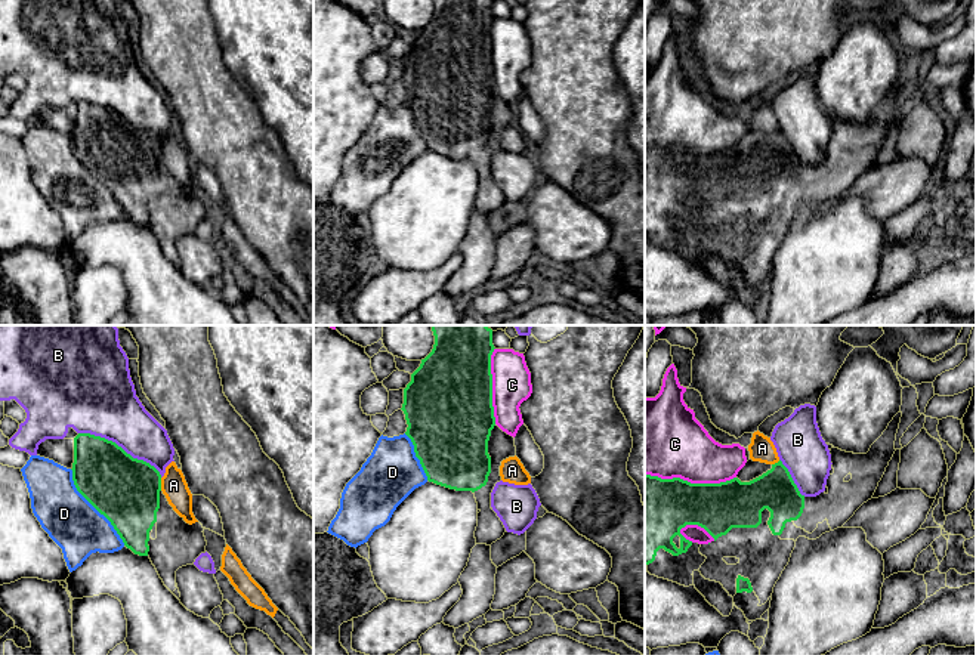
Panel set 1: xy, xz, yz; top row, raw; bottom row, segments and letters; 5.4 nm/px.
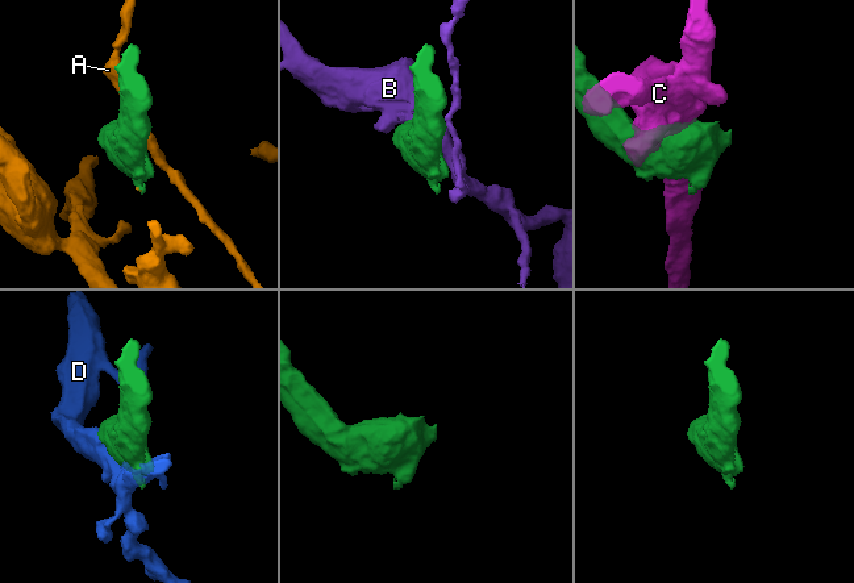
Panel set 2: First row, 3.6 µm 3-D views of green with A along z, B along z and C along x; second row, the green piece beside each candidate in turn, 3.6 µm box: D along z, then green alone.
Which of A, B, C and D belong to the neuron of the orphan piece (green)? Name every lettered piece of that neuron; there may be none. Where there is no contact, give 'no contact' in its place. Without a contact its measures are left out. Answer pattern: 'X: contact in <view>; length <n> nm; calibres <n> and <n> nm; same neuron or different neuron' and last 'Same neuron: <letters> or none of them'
A: contact in xy; length 70 nm; calibres 360 and 140 nm; different neuron
B: contact in xy; length 500 nm; calibres 360 and 360 nm; different neuron
C: contact in yz; length 500 nm; calibres 360 and 380 nm; different neuron
D: contact in xy; length 500 nm; calibres 360 and 280 nm; different neuron
Same neuron: none of them

